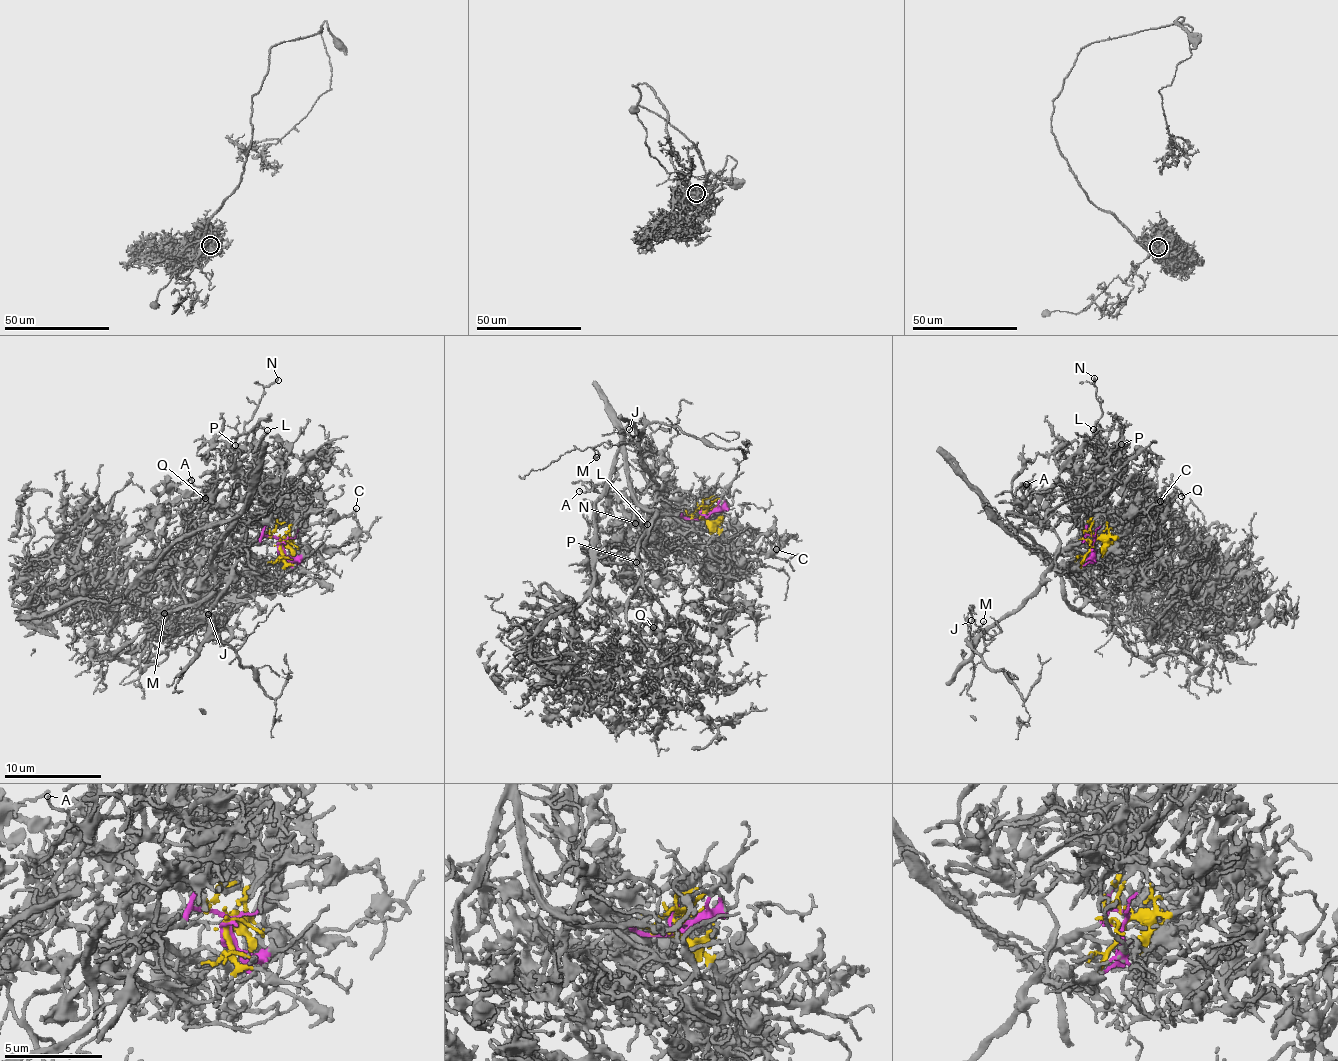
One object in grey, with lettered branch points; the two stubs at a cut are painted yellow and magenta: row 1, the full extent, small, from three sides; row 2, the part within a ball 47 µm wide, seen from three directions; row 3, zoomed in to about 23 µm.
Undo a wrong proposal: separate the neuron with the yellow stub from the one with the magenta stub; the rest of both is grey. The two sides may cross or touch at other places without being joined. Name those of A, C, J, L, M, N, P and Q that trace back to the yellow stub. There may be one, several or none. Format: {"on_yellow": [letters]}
{"on_yellow": ["A", "C", "L", "N", "P", "Q"]}

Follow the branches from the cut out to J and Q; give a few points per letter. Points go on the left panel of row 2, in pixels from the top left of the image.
J: (277, 543), (275, 539), (262, 536), (253, 545), (246, 545), (209, 615), (214, 638), (213, 621), (208, 614)
Q: (277, 543), (277, 519), (263, 510), (224, 537), (201, 522), (191, 527), (209, 505), (205, 491), (205, 499)

